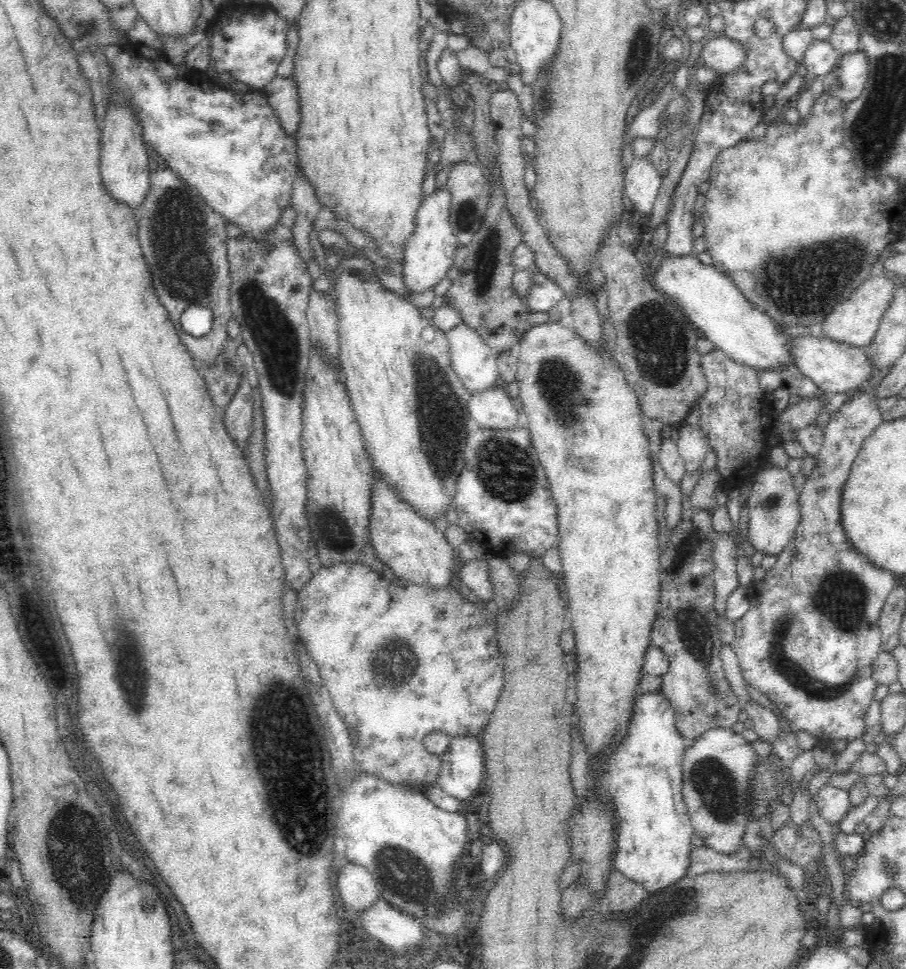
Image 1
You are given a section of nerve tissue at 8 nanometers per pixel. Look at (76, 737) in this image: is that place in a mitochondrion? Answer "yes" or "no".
no

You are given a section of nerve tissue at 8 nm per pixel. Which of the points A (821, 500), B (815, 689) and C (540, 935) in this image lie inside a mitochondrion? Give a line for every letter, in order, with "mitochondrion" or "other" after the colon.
A: other
B: mitochondrion
C: other

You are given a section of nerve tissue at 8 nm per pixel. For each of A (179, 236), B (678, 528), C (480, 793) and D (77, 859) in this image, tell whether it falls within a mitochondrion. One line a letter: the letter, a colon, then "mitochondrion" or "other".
A: mitochondrion
B: other
C: other
D: mitochondrion

